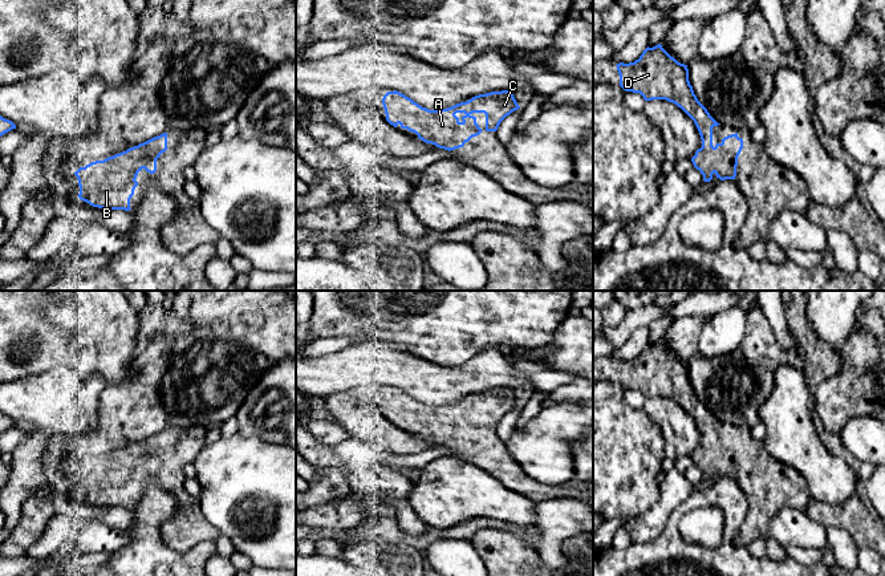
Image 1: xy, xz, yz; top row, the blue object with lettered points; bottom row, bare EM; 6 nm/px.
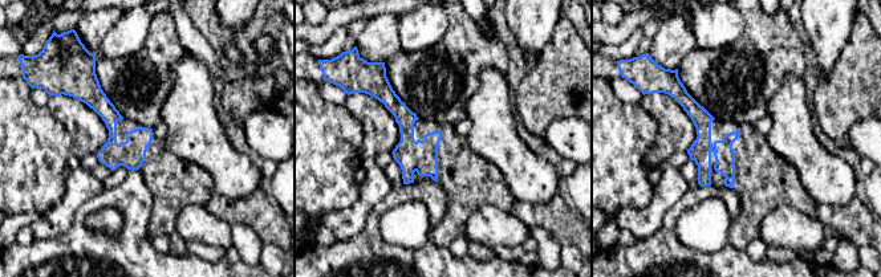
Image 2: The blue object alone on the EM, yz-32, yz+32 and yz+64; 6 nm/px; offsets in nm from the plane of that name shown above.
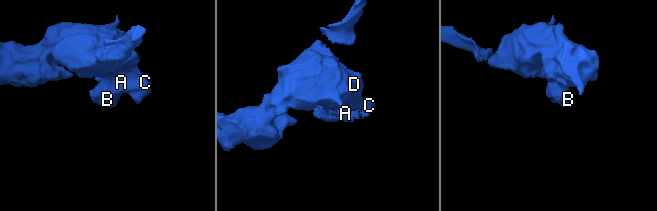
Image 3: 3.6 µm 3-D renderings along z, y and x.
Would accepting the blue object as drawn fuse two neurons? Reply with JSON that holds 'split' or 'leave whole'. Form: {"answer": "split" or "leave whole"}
{"answer": "leave whole"}

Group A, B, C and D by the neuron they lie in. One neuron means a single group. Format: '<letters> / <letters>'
A B C D

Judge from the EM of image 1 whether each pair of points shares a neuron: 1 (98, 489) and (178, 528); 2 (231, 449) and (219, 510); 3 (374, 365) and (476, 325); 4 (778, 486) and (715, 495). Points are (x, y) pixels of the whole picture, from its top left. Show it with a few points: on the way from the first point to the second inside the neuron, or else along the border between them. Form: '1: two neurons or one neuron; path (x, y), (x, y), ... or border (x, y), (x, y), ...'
1: one neuron; path (128, 471), (158, 471), (183, 499)
2: one neuron; path (231, 463), (231, 495)
3: two neurons; border (392, 347), (437, 364)
4: two neurons; border (734, 477), (747, 501), (747, 515), (743, 523)

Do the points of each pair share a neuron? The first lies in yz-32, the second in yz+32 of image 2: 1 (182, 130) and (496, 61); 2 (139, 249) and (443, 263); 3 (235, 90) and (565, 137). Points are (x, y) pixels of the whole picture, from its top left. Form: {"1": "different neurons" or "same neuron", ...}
{"1": "different neurons", "2": "same neuron", "3": "different neurons"}

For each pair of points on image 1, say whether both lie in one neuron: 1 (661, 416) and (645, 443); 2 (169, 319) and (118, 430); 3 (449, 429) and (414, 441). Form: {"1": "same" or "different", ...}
{"1": "different", "2": "different", "3": "different"}

